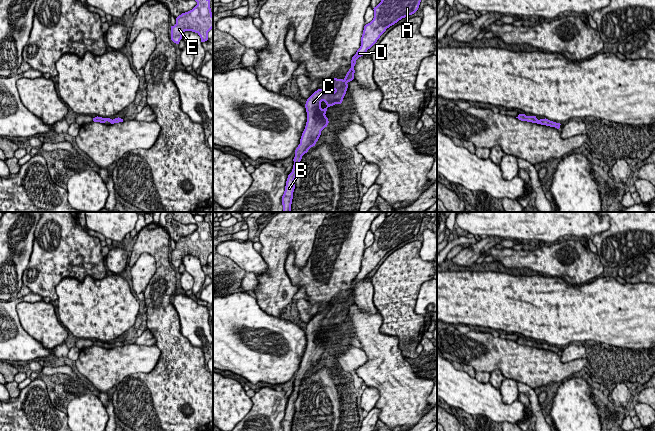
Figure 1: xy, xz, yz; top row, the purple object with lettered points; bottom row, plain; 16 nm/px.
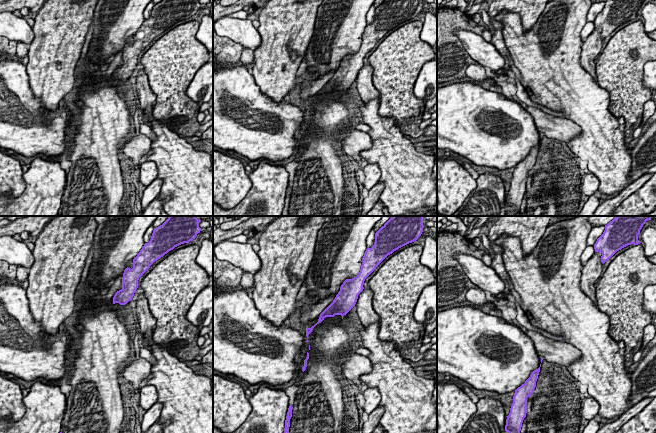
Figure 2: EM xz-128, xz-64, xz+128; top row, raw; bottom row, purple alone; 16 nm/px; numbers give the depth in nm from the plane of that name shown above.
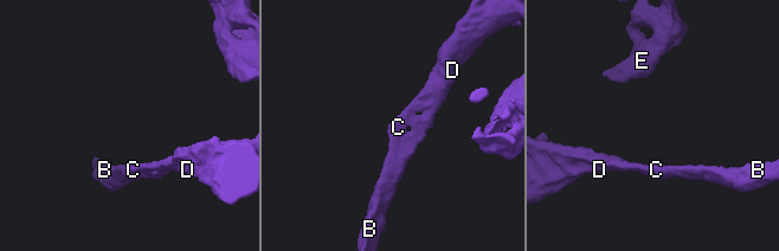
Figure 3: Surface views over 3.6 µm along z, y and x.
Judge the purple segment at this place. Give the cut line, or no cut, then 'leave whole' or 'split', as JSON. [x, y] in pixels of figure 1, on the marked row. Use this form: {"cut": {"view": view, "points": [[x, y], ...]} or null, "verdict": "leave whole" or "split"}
{"cut": null, "verdict": "leave whole"}

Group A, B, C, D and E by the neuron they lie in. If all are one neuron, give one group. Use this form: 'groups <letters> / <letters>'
groups A B C D E

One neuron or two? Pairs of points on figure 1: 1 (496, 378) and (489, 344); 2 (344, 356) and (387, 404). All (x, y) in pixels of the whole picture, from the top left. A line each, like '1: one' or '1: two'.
1: two
2: two

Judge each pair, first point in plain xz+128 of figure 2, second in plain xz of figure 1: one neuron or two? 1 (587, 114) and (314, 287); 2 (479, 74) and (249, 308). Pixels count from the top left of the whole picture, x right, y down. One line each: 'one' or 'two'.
1: one
2: two

